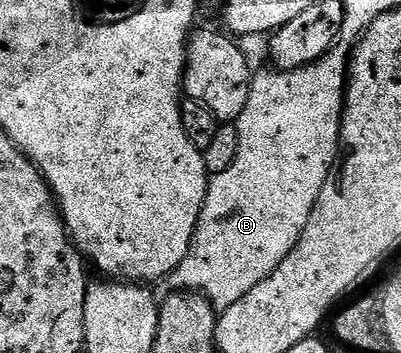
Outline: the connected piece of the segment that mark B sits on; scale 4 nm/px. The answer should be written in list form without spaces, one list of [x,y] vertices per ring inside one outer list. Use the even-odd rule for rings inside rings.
[[[340,42],[312,64],[288,72],[256,71],[252,75],[249,102],[245,102],[245,110],[241,110],[239,119],[234,121],[241,138],[237,159],[229,170],[221,170],[221,174],[208,179],[207,197],[189,254],[185,254],[181,266],[174,268],[165,281],[171,292],[202,292],[216,310],[222,310],[233,306],[233,302],[241,302],[257,282],[269,278],[269,274],[285,262],[289,250],[297,246],[305,222],[309,222],[309,214],[313,214],[313,206],[341,156],[339,135],[343,129],[352,51],[350,43]]]

